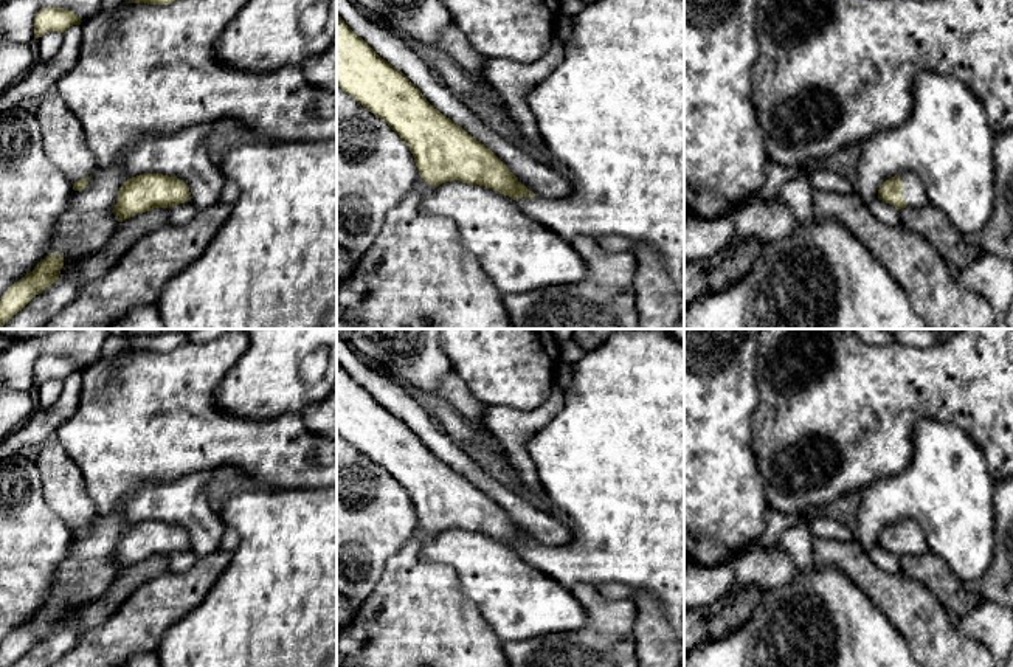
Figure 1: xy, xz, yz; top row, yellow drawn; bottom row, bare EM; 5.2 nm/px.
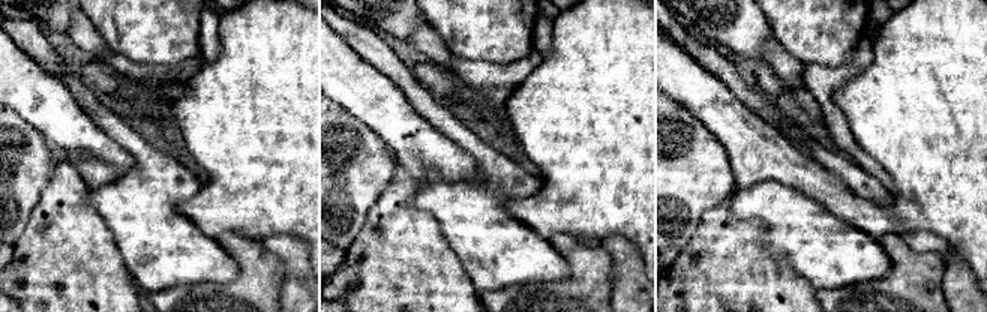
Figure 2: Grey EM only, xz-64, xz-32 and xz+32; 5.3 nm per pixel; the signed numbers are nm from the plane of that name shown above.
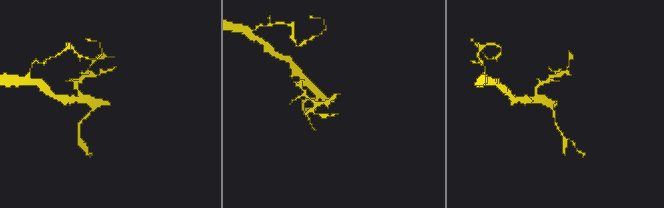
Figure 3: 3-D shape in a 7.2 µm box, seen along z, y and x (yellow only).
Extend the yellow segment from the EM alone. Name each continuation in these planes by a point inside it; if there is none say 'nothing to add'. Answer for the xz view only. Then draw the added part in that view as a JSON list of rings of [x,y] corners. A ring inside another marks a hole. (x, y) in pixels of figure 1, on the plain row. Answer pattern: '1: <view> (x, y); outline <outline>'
1: xz (613, 456); outline [[[622,329],[597,349],[574,363],[574,378],[565,391],[562,410],[538,428],[526,442],[537,475],[548,498],[563,509],[574,521],[571,541],[560,546],[521,544],[518,555],[531,566],[557,580],[565,588],[576,583],[622,583],[634,589],[648,591],[664,608],[666,616],[679,641],[684,641],[684,346],[661,329]]]

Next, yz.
1: yz (914, 542); outline [[[903,520],[900,527],[903,530],[906,555],[921,555],[929,551],[925,534],[914,520]]]

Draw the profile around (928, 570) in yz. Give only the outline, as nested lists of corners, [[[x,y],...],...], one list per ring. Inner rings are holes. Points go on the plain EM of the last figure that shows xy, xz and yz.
[[[931,551],[921,555],[901,555],[900,572],[931,589],[954,619],[960,619],[984,602],[980,594],[966,591],[948,563]]]

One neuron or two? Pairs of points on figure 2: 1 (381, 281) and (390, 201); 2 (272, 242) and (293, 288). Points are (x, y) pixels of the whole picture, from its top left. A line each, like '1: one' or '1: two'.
1: one
2: one

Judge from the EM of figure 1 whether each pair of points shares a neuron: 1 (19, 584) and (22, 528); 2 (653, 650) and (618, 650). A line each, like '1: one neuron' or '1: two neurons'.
1: one neuron
2: two neurons

